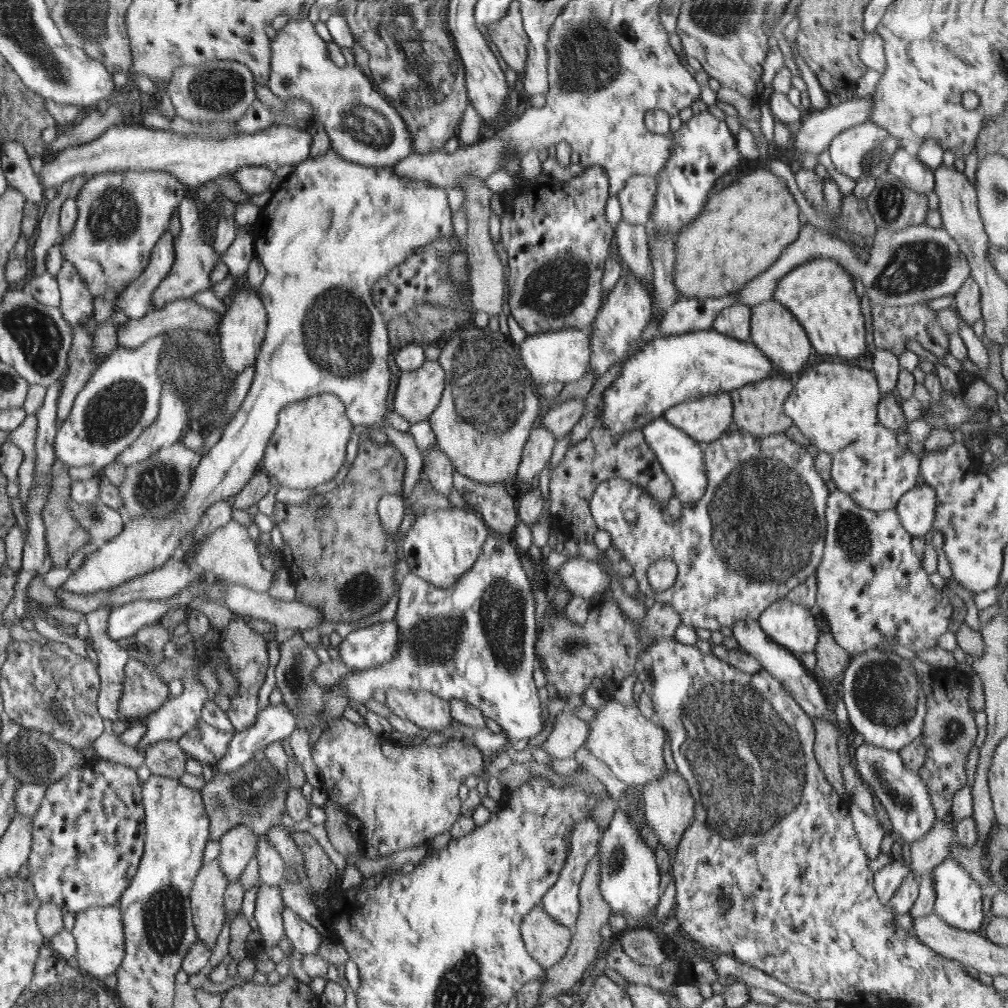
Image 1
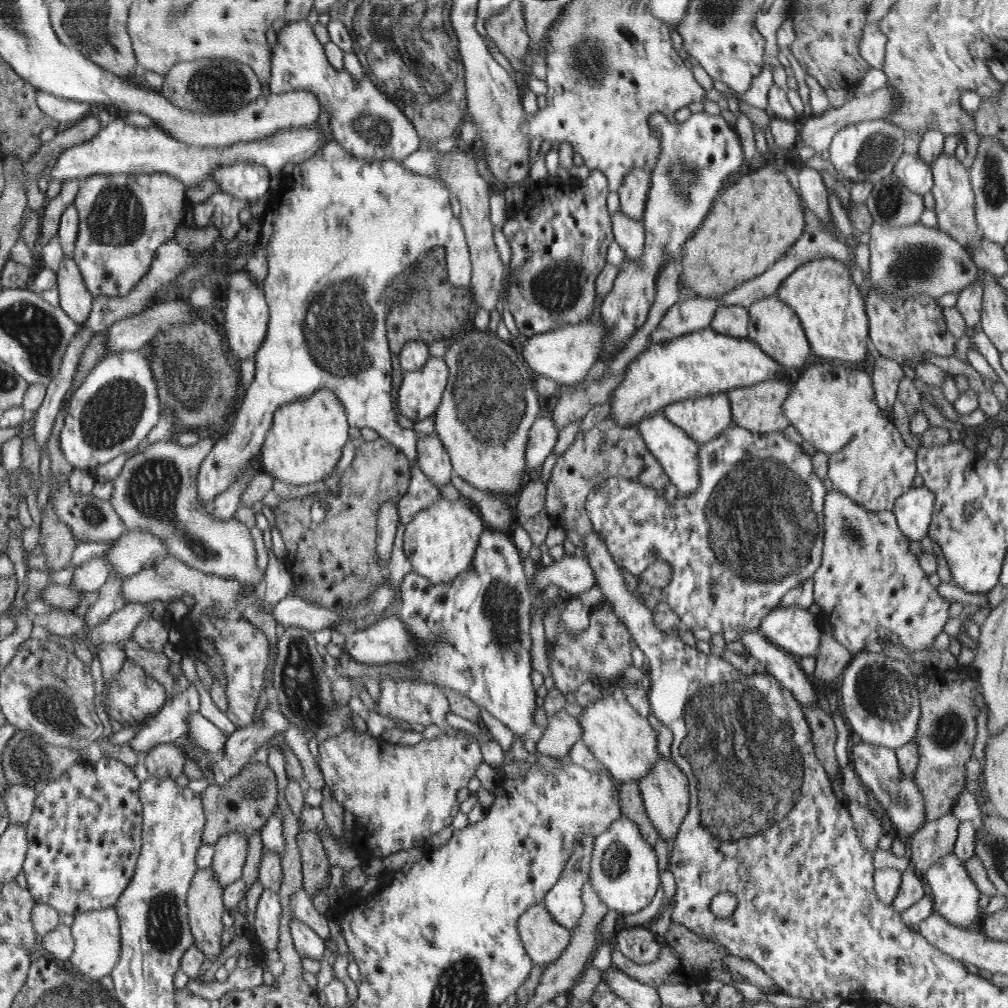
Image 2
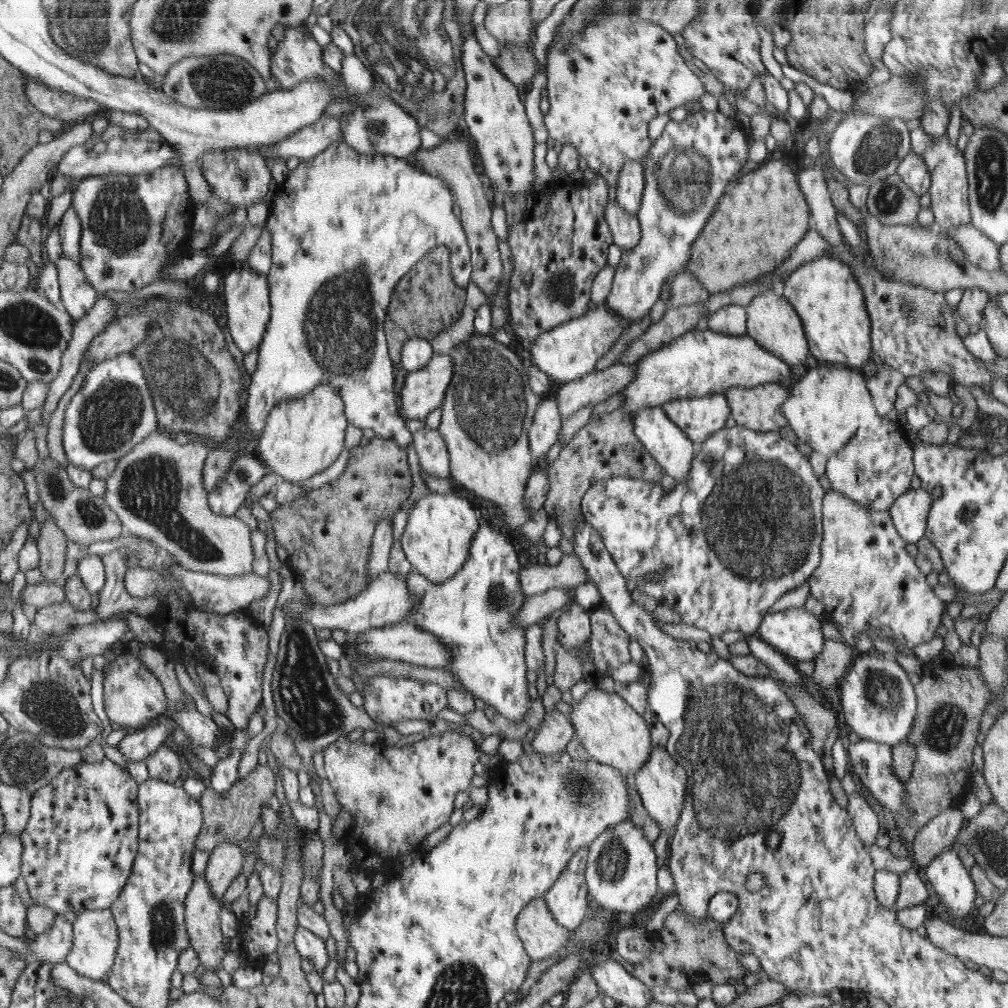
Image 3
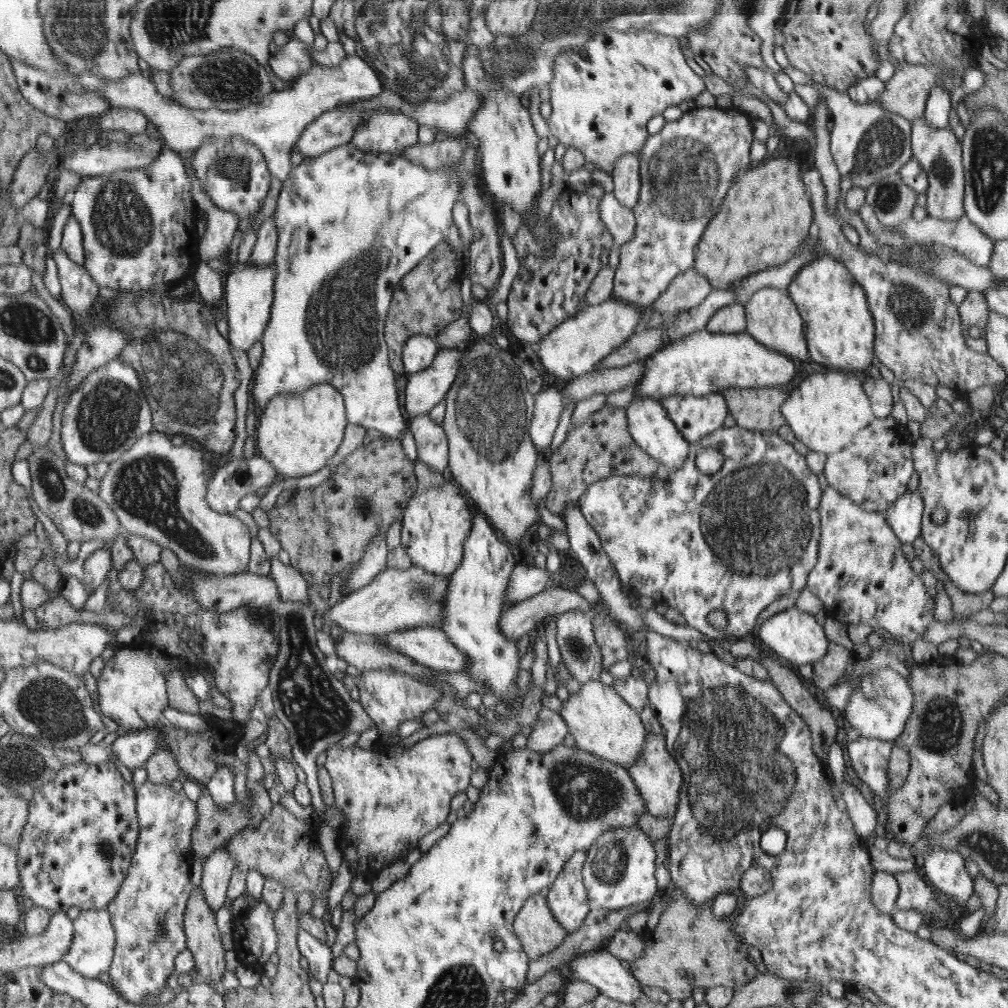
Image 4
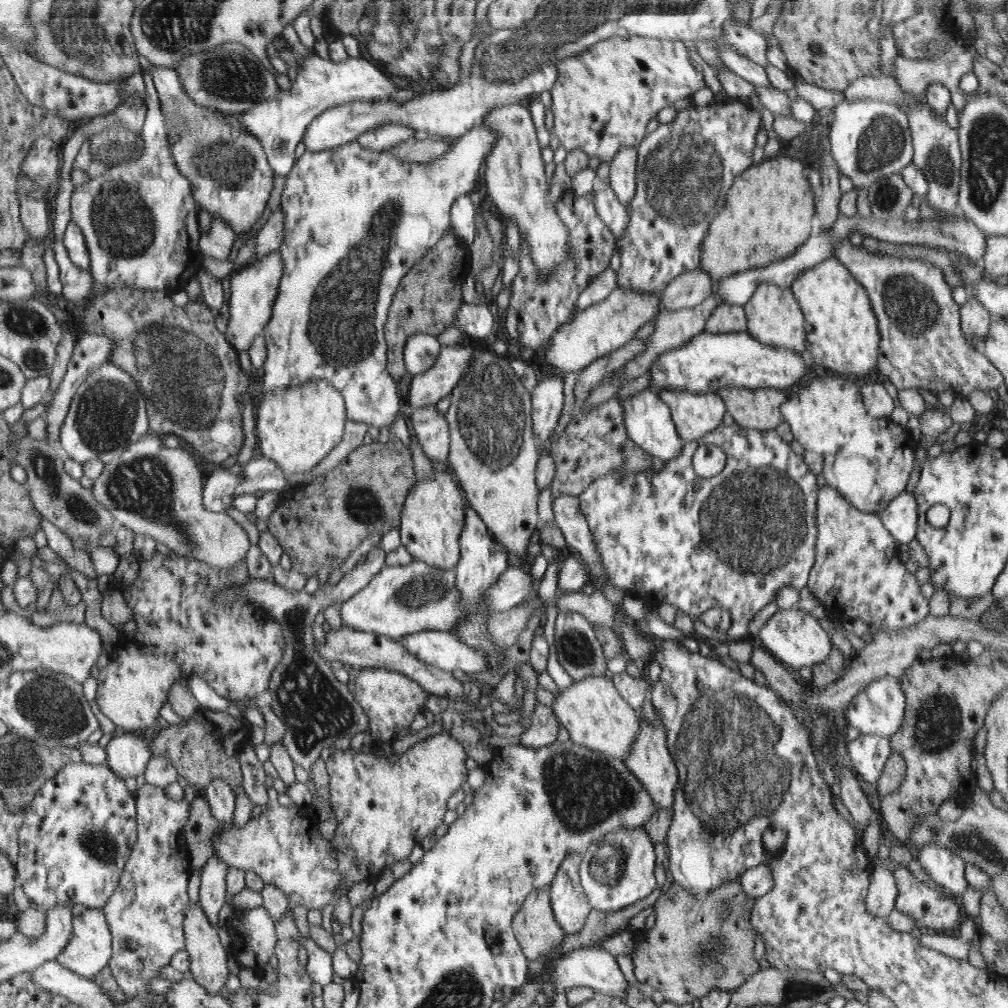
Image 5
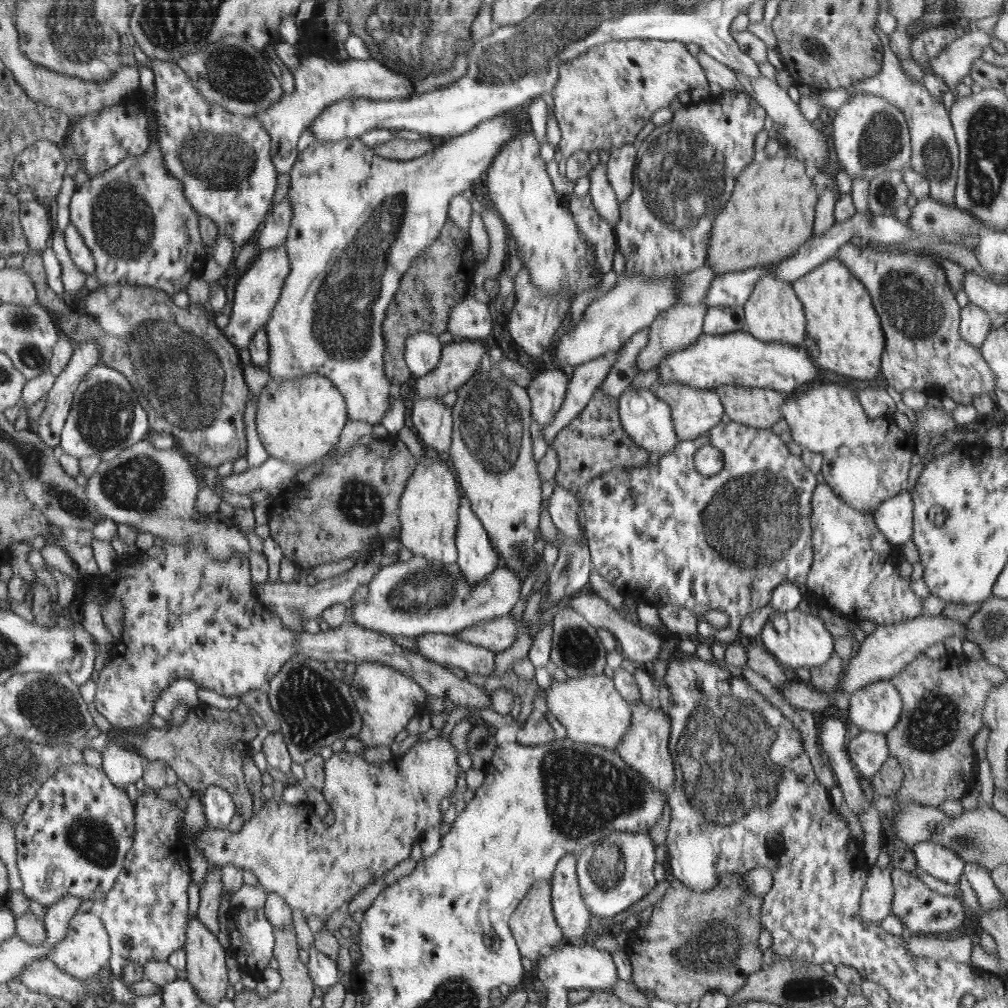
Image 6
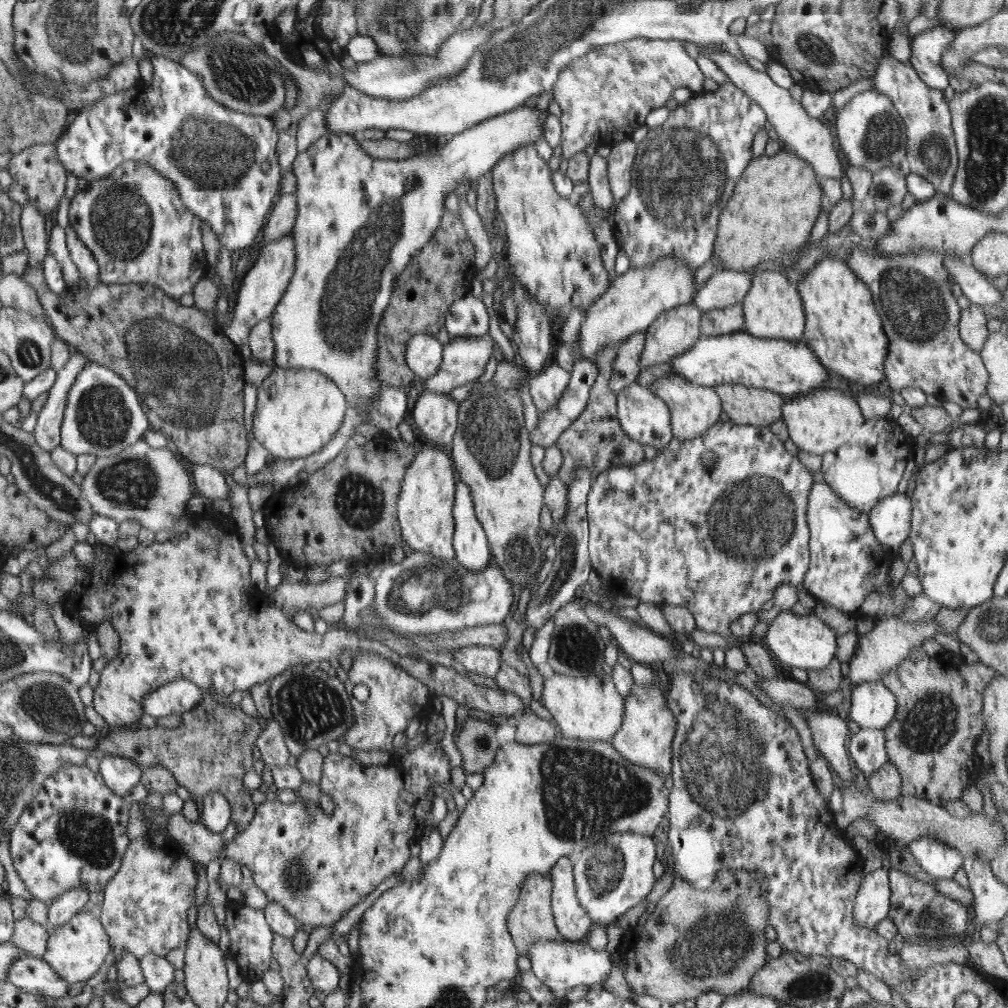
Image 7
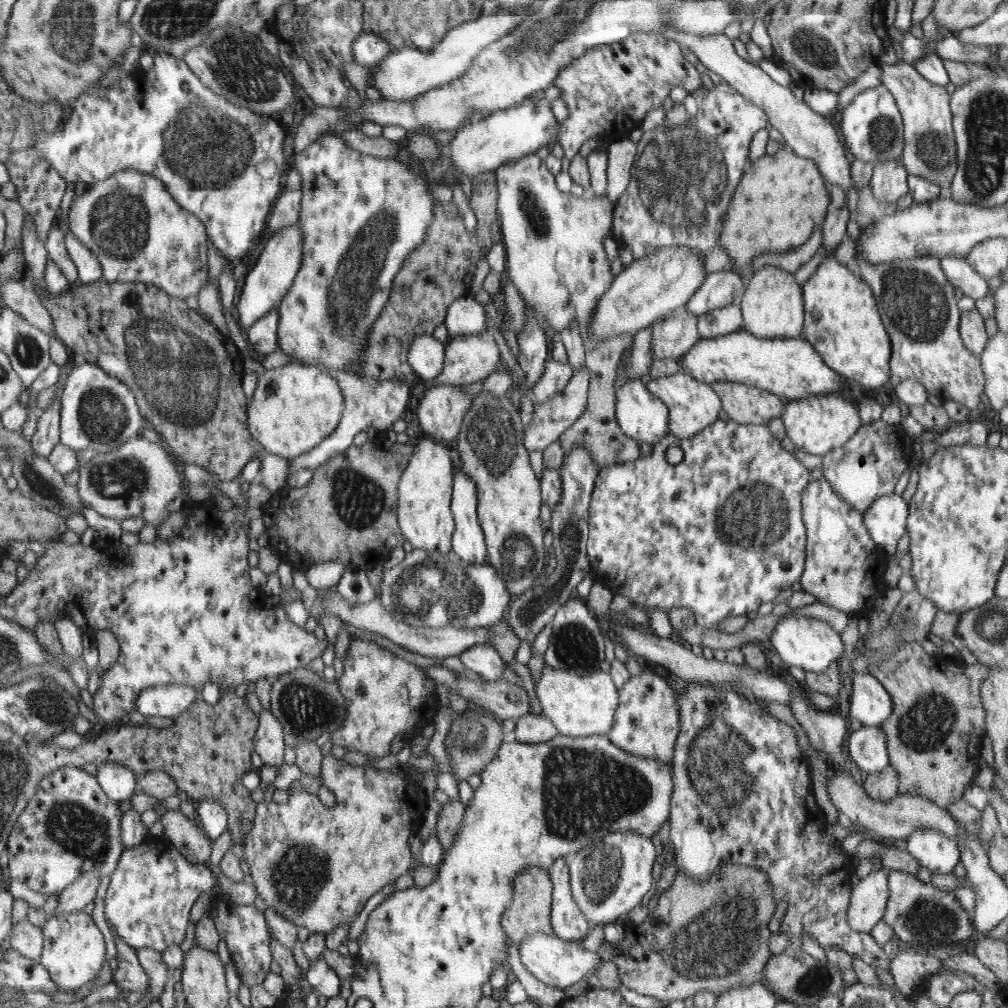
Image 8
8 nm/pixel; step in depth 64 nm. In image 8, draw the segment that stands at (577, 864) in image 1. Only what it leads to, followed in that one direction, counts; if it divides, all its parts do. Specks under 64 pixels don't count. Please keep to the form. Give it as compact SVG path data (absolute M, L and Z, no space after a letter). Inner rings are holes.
M567 858L555 860L548 872L554 882L554 895L551 899L553 932L561 940L580 942L580 938L588 934L588 922L570 894L571 873Z

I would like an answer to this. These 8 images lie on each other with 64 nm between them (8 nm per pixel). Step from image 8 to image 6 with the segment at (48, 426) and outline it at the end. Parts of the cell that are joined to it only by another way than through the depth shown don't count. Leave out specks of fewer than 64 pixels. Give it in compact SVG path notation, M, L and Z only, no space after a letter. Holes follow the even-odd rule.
M96 340L75 345L71 359L64 367L64 370L58 375L58 378L55 378L55 383L48 391L46 407L37 421L39 425L38 429L36 429L36 434L45 445L54 447L61 441L61 430L69 415L74 391L78 388L81 381L84 380L86 373L91 371L91 367L96 366L98 363L101 363L101 350Z

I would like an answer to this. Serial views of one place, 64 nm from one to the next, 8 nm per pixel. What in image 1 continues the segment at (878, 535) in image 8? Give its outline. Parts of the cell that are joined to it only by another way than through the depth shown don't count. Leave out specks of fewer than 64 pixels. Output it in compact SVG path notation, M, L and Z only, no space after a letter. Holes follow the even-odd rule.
M928 484L917 485L900 498L895 511L910 537L924 537L936 517L936 490Z

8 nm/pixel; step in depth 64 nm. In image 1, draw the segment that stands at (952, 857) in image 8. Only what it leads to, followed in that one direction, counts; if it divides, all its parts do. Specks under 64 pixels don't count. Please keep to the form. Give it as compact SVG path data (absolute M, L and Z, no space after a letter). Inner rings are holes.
M950 856L943 860L932 870L934 879L934 890L936 891L935 907L936 913L944 922L967 932L980 930L986 924L986 917L982 909L981 884L972 878L972 875L962 865Z

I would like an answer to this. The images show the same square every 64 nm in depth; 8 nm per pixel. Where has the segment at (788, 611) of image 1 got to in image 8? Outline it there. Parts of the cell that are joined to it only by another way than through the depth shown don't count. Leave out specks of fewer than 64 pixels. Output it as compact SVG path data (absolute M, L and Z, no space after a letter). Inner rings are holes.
M786 615L776 624L772 635L770 636L769 646L775 648L781 663L788 667L798 666L806 672L822 672L829 667L831 662L841 658L844 654L844 645L838 632L832 629L832 626L821 619L798 617L796 615Z

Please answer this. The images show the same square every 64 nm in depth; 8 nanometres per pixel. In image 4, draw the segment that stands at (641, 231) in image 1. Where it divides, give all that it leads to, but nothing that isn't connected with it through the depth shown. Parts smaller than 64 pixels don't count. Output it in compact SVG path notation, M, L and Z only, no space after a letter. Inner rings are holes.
M605 192L599 204L599 215L612 236L615 236L618 247L632 240L636 228L633 211L624 206L613 193Z

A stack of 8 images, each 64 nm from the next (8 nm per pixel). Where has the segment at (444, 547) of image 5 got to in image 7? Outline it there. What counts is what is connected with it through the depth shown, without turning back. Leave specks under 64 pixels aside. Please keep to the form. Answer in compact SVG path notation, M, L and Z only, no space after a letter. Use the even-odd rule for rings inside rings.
M425 442L418 449L414 463L407 469L398 501L399 525L403 541L416 552L444 560L455 558L456 478L444 449Z

